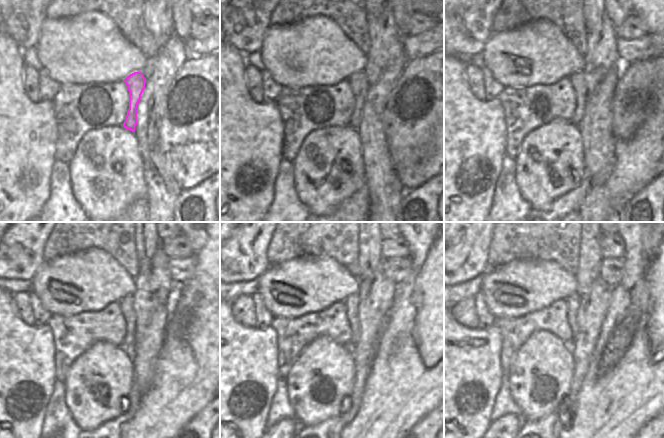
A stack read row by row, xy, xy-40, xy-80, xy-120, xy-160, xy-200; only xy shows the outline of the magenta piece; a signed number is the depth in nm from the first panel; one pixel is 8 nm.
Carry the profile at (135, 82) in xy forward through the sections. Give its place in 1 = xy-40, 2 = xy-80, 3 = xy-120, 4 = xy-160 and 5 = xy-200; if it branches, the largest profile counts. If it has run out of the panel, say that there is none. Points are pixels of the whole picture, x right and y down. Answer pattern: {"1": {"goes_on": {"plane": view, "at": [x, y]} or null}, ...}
{"1": {"goes_on": {"plane": "xy-40", "at": [358, 82]}}, "2": {"goes_on": {"plane": "xy-80", "at": [577, 80]}}, "3": {"goes_on": {"plane": "xy-120", "at": [127, 303]}}, "4": {"goes_on": {"plane": "xy-160", "at": [352, 303]}}, "5": {"goes_on": {"plane": "xy-200", "at": [573, 301]}}}

